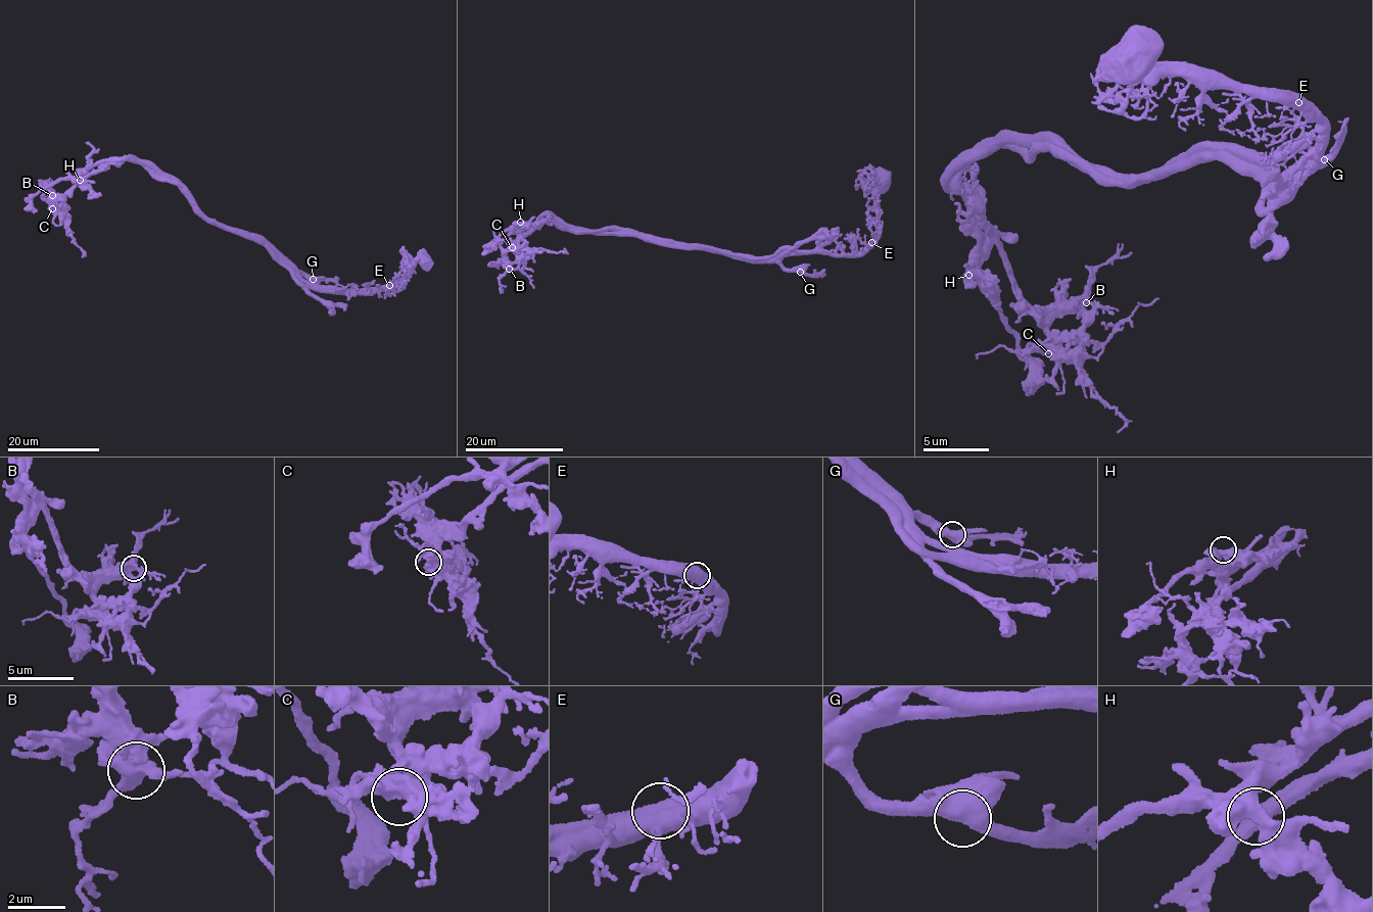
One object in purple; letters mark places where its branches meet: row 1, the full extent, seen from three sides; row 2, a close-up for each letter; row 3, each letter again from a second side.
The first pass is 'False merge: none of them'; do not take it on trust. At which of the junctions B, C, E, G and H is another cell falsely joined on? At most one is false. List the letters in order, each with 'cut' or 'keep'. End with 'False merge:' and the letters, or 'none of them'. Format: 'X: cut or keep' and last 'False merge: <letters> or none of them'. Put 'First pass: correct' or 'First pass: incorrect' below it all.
B: keep
C: keep
E: cut
G: keep
H: keep
False merge: E
First pass: incorrect

